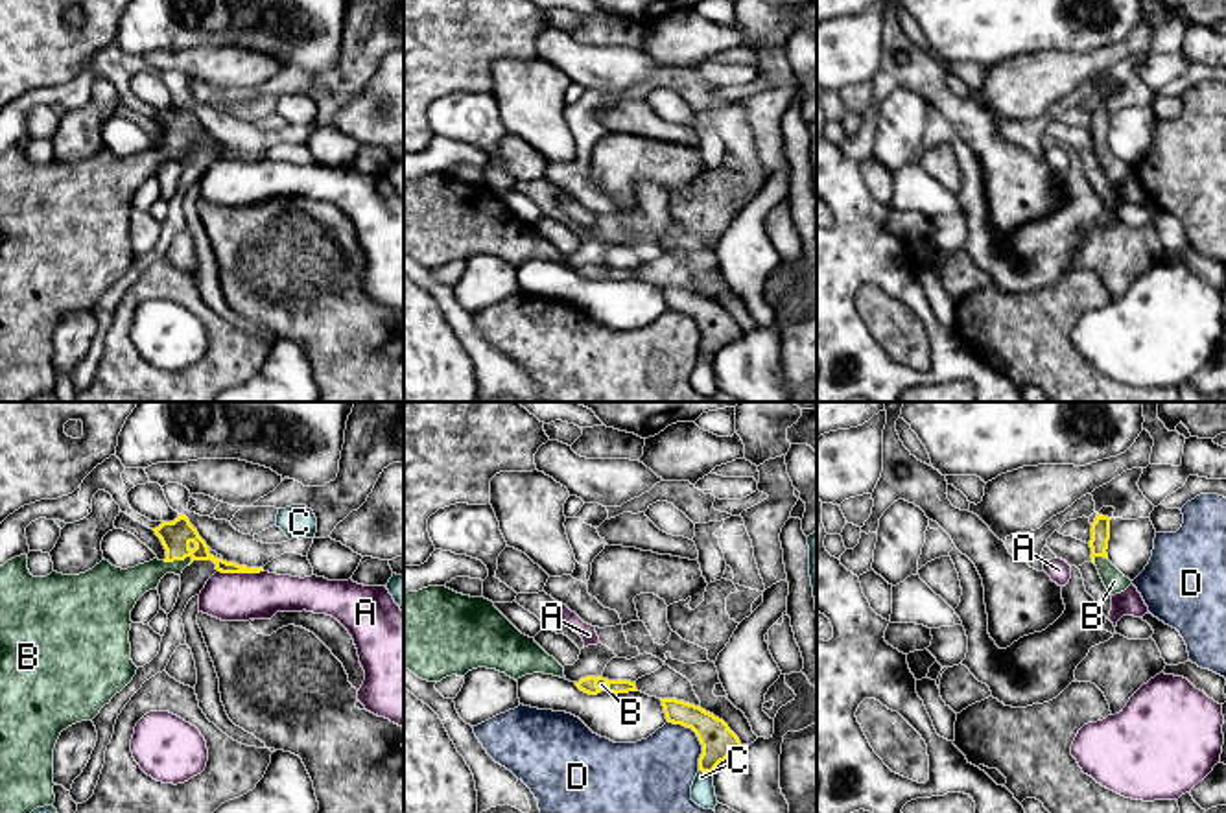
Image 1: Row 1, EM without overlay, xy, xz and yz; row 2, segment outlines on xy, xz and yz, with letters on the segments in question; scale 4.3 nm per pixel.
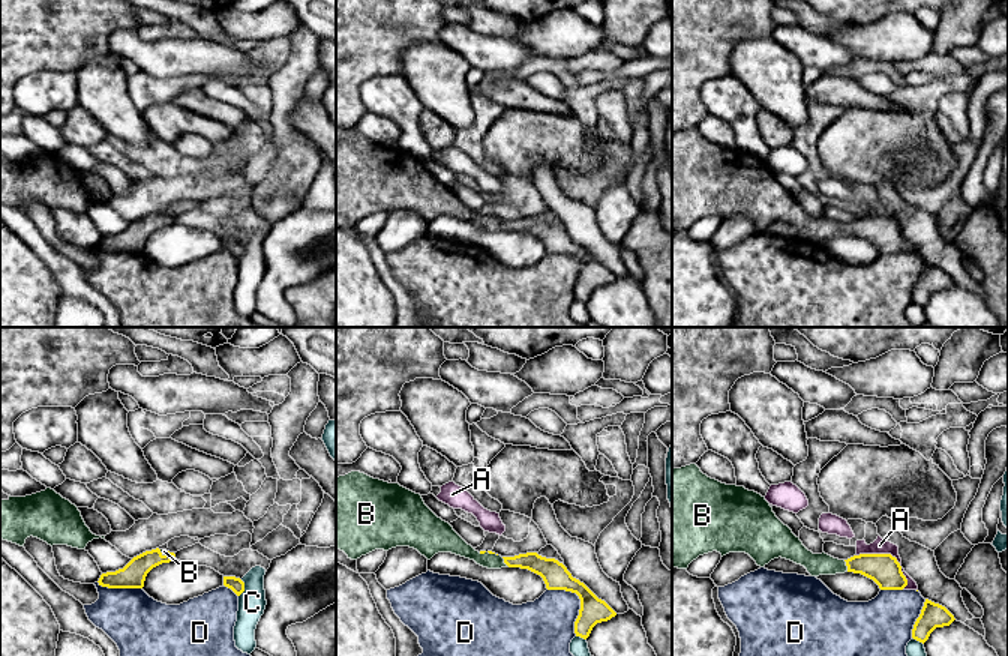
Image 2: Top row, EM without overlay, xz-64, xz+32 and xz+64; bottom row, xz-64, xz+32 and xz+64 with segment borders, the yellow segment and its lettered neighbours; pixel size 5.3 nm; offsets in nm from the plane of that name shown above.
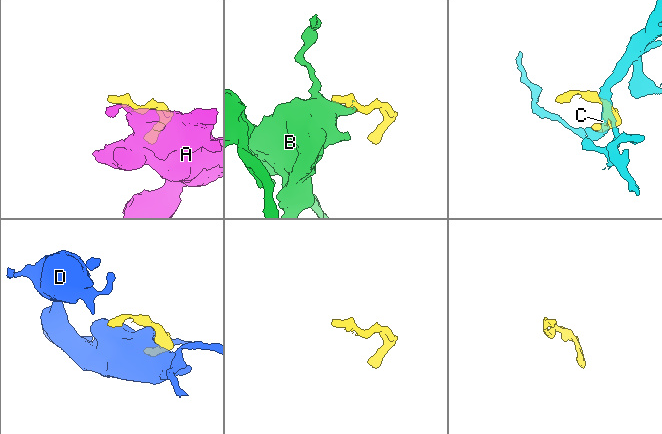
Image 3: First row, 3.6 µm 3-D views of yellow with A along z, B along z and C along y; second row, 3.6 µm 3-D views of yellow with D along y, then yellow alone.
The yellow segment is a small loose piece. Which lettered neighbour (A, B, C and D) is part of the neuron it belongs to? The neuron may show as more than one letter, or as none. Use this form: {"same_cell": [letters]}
{"same_cell": ["B"]}

